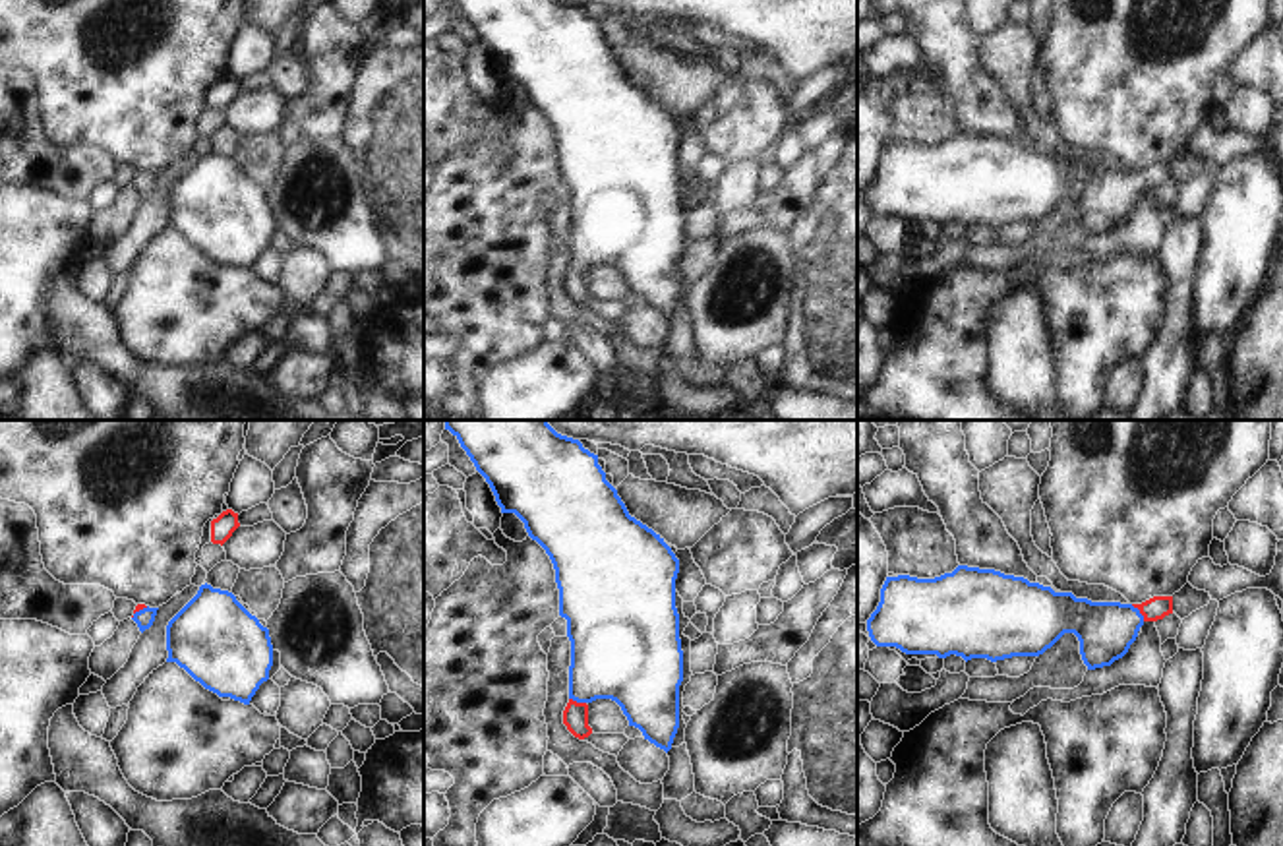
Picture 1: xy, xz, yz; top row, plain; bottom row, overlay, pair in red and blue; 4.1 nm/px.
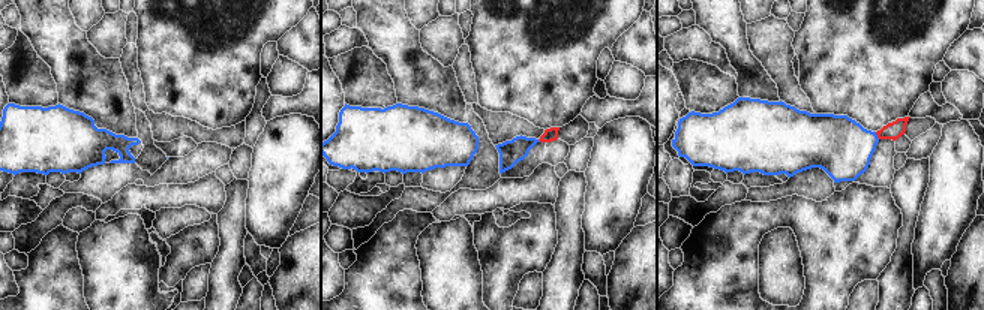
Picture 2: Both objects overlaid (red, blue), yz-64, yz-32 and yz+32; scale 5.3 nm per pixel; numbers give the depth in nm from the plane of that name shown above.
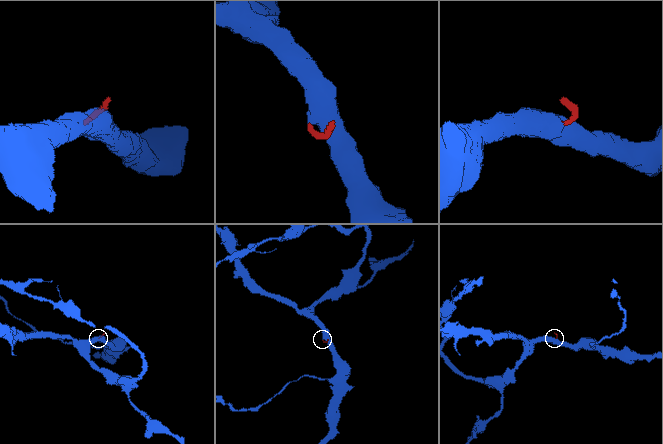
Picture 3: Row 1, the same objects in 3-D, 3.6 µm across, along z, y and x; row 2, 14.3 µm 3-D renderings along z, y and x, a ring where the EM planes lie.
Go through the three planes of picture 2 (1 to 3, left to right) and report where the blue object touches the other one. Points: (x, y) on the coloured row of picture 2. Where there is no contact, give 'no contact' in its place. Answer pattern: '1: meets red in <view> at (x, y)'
1: no contact
2: no contact
3: meets red in yz+32 at (876, 134)

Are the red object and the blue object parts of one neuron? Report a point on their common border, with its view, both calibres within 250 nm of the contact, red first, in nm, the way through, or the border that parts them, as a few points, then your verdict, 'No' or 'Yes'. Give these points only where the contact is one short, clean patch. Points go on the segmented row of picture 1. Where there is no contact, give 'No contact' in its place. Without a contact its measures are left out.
Touches red at yz (1140, 612). Thickness 100 nm (red) against 240 nm. Path across: yz (1156, 608), (1140, 612), (1105, 630). Yes

